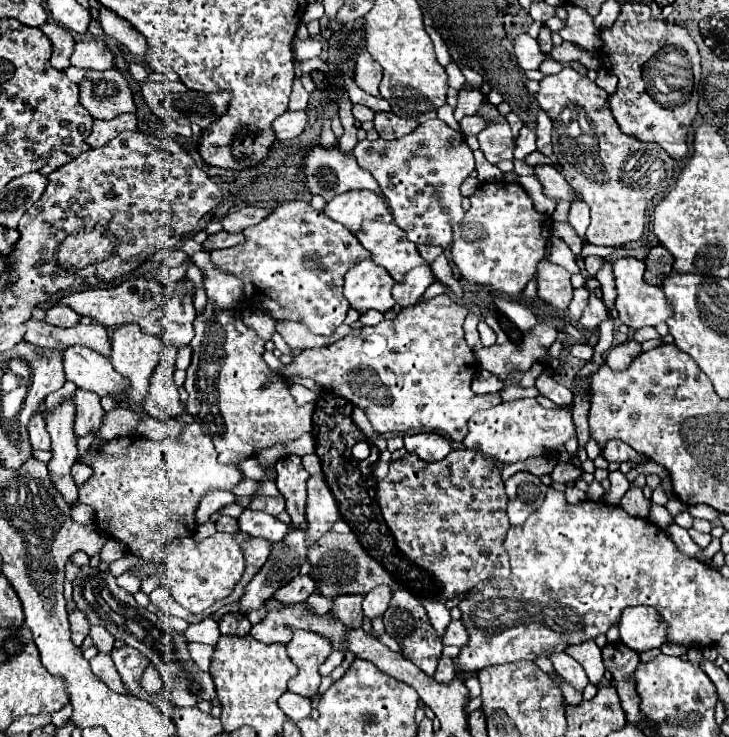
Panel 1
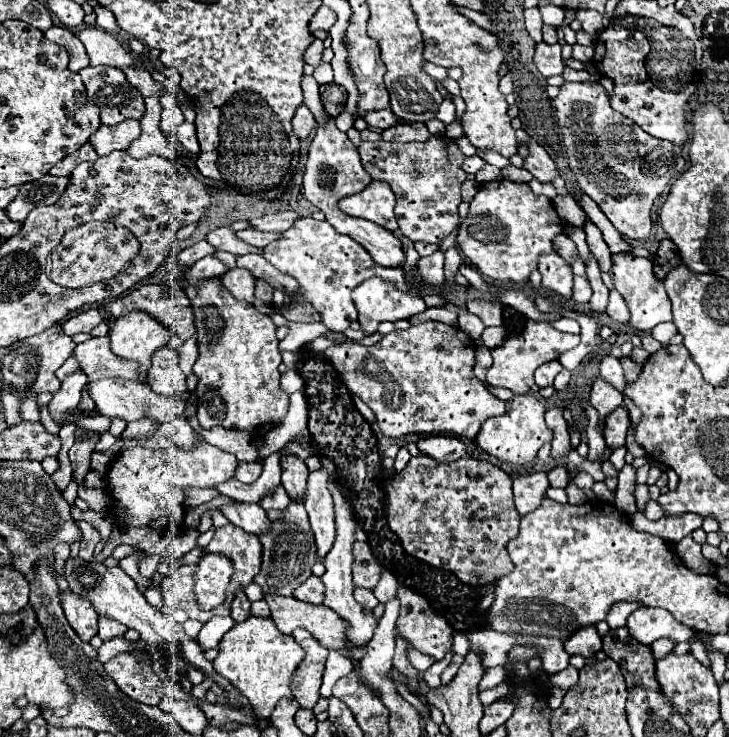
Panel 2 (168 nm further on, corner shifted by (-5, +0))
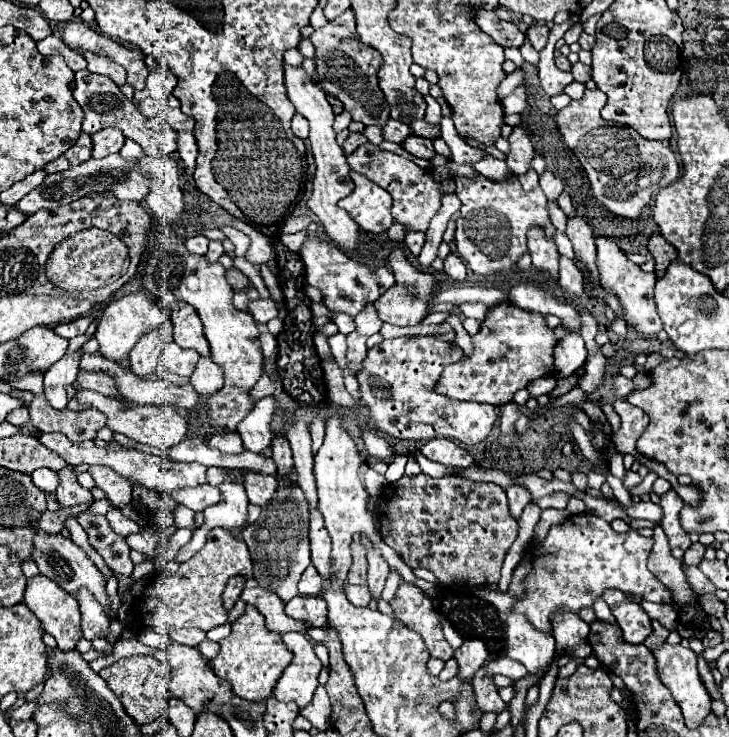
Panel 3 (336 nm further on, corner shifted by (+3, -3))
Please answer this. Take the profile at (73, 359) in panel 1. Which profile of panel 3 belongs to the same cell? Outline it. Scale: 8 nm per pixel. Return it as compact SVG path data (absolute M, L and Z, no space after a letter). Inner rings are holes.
M85 389L78 390L75 397L79 402L87 402L87 404L95 406L97 410L101 410L107 416L107 426L113 432L125 434L127 438L131 438L139 444L149 444L149 446L155 446L161 450L171 450L175 444L179 444L187 436L187 422L185 422L185 418L181 420L181 416L173 408L153 406L153 404L145 404L145 406L135 404L135 408L121 410L119 400L113 400L113 398L107 398L107 396L101 396L95 391Z

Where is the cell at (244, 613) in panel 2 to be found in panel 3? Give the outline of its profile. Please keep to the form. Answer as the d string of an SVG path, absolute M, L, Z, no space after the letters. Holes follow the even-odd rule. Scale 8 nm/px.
M233 576L227 586L225 586L225 592L223 592L223 604L227 610L231 610L235 606L235 602L239 600L241 596L241 590L245 586L245 578L243 576Z

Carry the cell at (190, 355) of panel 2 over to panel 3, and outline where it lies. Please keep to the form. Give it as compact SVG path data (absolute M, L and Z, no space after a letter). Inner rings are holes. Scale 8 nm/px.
M167 342L159 356L161 366L165 366L169 372L185 376L185 378L189 378L193 374L197 360L199 360L199 354L195 350L185 350L185 348L177 346L175 342Z

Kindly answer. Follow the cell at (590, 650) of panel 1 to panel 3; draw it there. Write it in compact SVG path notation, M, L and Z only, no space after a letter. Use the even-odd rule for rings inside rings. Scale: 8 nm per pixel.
M553 612L553 636L557 642L557 652L569 652L577 660L591 656L591 646L587 642L589 624L585 624L577 614Z

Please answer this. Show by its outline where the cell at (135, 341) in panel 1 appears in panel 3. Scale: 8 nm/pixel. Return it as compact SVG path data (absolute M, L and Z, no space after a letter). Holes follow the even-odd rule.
M145 290L127 294L123 298L111 302L103 310L103 316L101 316L101 320L97 324L97 332L95 332L95 338L99 340L99 346L101 346L101 354L111 360L129 360L129 352L137 344L137 340L151 328L157 328L165 320L165 314L167 314L167 310L163 306L159 306L157 300L153 296L149 296Z

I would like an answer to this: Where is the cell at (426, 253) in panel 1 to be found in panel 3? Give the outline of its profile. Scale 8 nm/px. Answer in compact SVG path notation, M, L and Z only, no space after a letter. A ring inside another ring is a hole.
M409 232L409 234L405 236L405 246L407 246L415 256L419 256L419 252L421 252L421 248L423 248L423 242L425 242L425 234L421 234L421 232Z

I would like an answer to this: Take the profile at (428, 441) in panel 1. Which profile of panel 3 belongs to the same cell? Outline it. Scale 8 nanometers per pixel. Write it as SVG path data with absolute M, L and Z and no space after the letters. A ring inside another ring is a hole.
M445 438L425 442L421 446L421 454L427 456L429 460L433 460L433 462L453 466L453 468L469 468L469 466L475 464L475 460L469 456L467 450L459 448L455 442L445 440Z

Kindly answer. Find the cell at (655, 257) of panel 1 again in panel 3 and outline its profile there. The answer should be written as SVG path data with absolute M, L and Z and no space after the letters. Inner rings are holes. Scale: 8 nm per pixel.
M655 232L655 234L651 236L647 248L649 248L649 252L653 254L655 264L657 264L657 266L655 266L655 274L657 274L657 278L661 278L661 276L665 274L667 266L669 266L673 260L677 260L677 250L675 250L659 232Z

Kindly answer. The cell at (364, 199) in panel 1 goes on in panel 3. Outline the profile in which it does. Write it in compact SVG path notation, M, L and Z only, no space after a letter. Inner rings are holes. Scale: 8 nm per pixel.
M351 170L351 180L355 182L355 190L339 200L339 206L359 224L361 230L371 234L383 234L391 228L391 196L379 188L369 178Z

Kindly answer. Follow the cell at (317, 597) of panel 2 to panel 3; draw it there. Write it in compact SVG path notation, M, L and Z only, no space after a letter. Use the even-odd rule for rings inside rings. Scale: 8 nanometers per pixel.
M295 596L293 600L287 602L285 612L295 620L303 620L311 628L325 628L327 626L327 604L321 598Z

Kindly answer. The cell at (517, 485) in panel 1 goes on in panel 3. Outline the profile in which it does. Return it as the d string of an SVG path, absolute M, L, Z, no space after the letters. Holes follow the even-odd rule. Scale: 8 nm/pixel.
M509 486L505 492L507 492L507 498L509 498L511 514L513 514L515 518L519 518L521 512L523 512L523 508L525 508L525 506L529 504L529 500L531 500L529 490L527 490L525 486Z

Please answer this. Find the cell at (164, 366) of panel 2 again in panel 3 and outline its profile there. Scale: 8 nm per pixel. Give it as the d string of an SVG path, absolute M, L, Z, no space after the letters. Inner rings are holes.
M153 328L153 332L141 336L137 346L133 346L133 350L129 352L131 370L137 376L153 374L157 368L157 358L161 354L161 348L163 348L163 338L159 334L159 328Z

